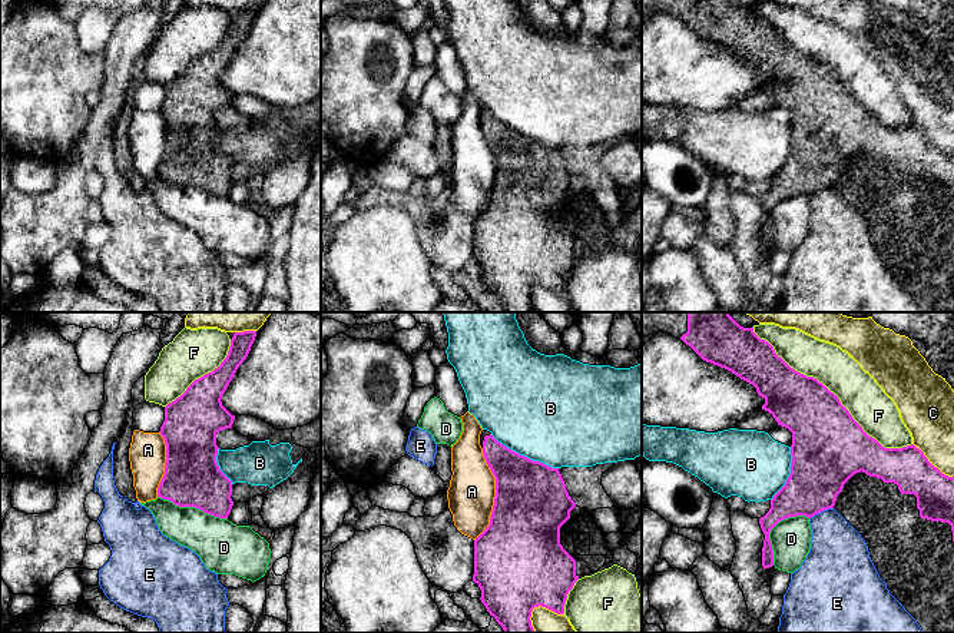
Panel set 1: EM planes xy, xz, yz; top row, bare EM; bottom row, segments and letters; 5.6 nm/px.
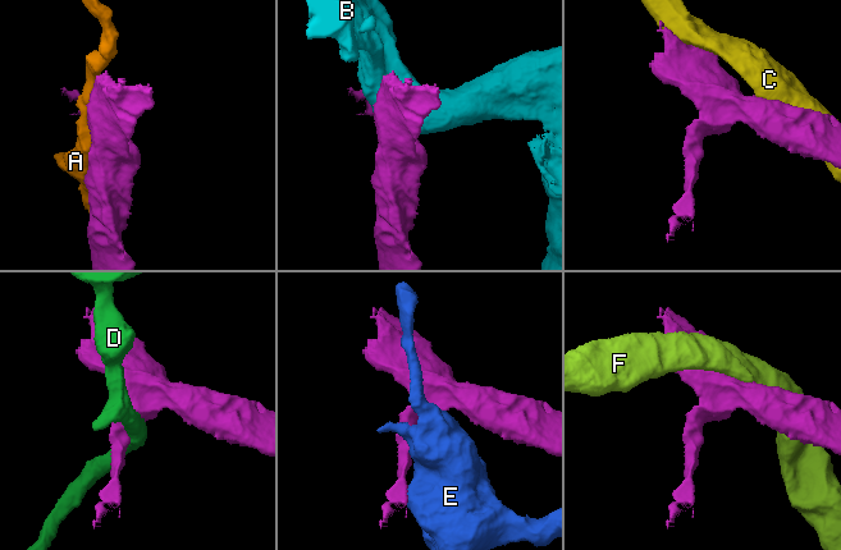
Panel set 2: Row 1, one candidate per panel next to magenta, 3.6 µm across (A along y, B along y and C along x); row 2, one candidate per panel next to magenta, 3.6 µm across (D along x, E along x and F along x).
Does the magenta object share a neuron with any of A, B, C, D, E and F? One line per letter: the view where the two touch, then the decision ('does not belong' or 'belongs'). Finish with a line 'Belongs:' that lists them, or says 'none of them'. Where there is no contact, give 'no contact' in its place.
A: contact in xz; does not belong
B: contact in xz; does not belong
C: contact in yz; does not belong
D: contact in yz; does not belong
E: contact in yz; does not belong
F: contact in yz; does not belong
Belongs: none of them

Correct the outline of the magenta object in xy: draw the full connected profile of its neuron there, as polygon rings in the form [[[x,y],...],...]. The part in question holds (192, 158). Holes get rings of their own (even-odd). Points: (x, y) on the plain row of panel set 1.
[[[256,10],[235,11],[226,37],[218,47],[195,59],[186,70],[165,86],[160,115],[166,123],[165,153],[158,166],[158,176],[179,186],[195,186],[206,193],[228,198],[233,180],[232,160],[219,149],[216,113],[232,107],[235,95],[222,84],[222,74],[239,44],[246,39]]]

